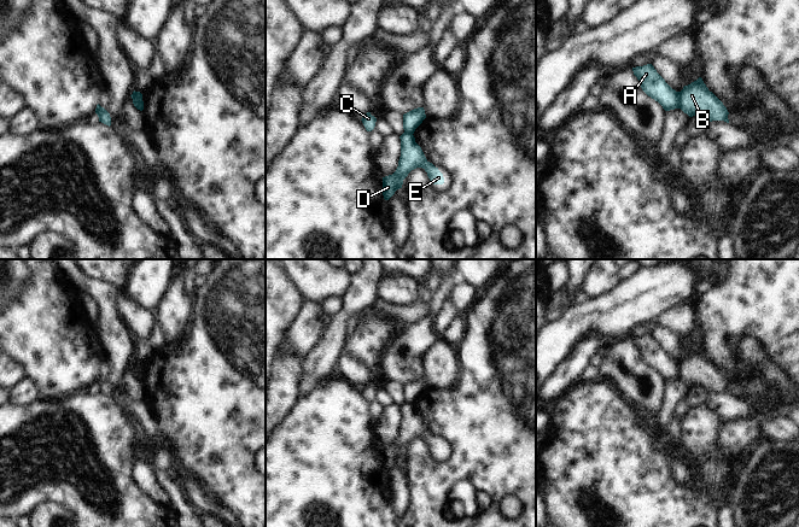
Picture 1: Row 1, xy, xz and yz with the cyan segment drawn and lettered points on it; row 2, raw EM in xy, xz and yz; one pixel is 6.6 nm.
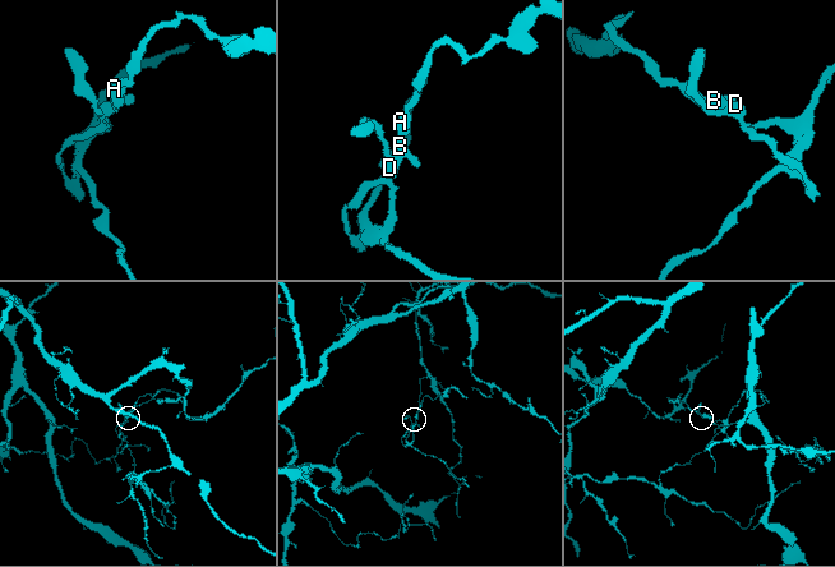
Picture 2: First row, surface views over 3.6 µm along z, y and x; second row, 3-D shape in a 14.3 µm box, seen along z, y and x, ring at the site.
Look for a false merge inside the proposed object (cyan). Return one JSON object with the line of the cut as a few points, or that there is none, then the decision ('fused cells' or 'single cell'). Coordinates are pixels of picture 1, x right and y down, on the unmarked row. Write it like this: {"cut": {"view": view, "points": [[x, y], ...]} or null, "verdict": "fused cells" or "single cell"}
{"cut": {"view": "yz", "points": [[678, 362], [680, 378]]}, "verdict": "fused cells"}

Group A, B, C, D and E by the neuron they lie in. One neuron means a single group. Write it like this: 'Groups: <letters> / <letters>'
Groups: A / B C D E.

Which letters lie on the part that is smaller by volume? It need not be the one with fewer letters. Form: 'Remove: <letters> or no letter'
Remove: A

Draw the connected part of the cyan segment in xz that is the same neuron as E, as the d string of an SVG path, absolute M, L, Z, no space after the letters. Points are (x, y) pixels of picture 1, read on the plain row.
M403 403L400 409L401 427L398 437L392 445L383 447L383 465L385 470L389 470L397 459L402 458L403 450L416 438L422 438L433 455L444 453L443 444L426 429L421 417L415 412L414 405Z

